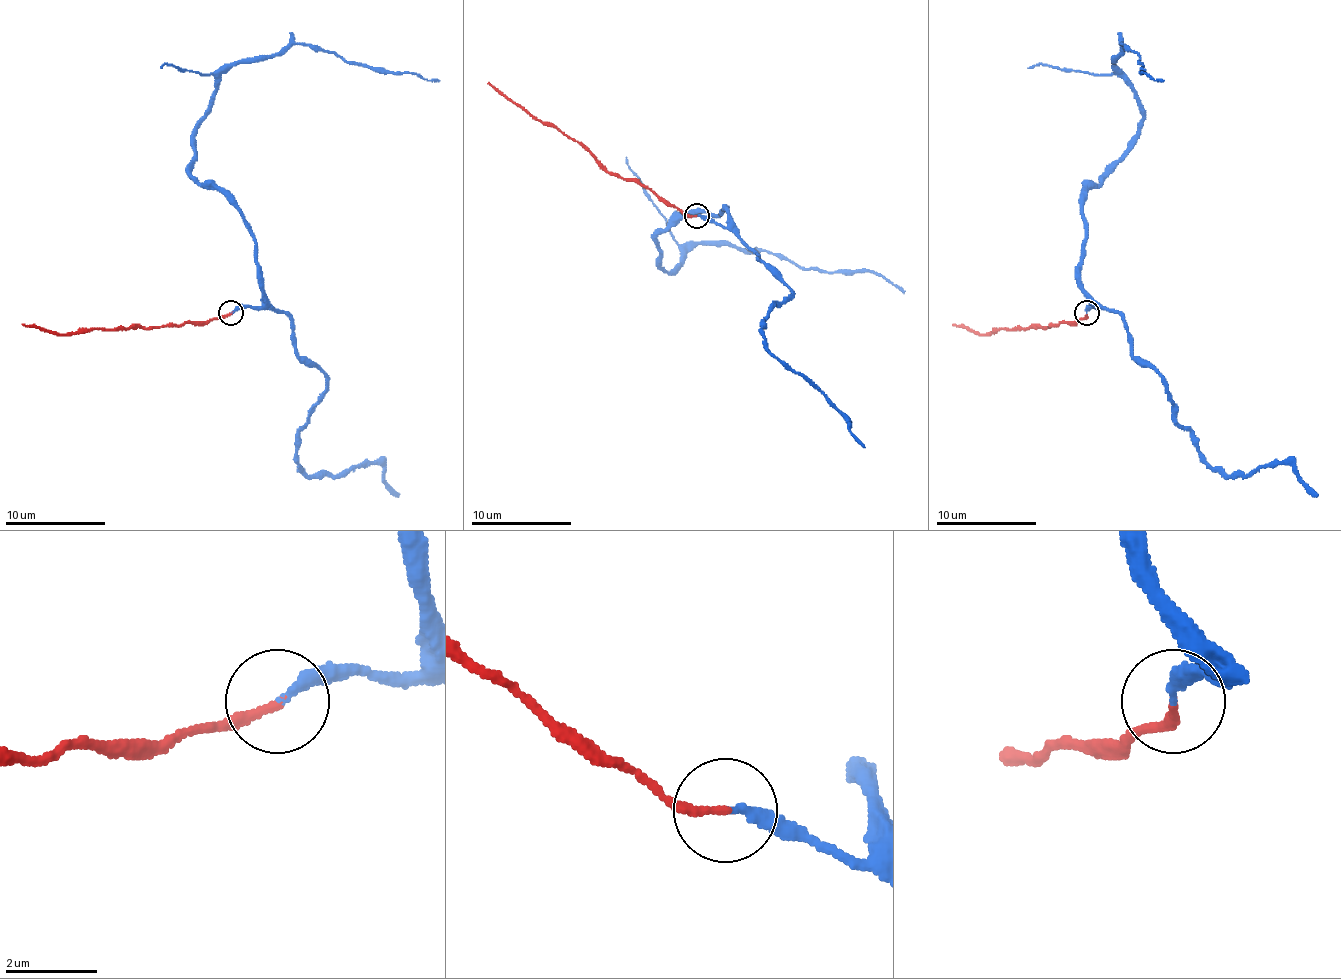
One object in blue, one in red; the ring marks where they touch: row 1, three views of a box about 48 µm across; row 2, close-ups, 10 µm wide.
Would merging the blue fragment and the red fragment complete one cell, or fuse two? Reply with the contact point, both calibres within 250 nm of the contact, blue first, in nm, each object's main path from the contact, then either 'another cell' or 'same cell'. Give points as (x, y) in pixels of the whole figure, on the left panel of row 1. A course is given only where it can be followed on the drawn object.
(231, 313) | 220/180 nm | blue via (230, 313), (262, 303), (250, 226), (190, 173), (195, 123), (215, 81), (305, 43), (440, 81) | red via (230, 313), (182, 326), (52, 333), (22, 323) | same cell

